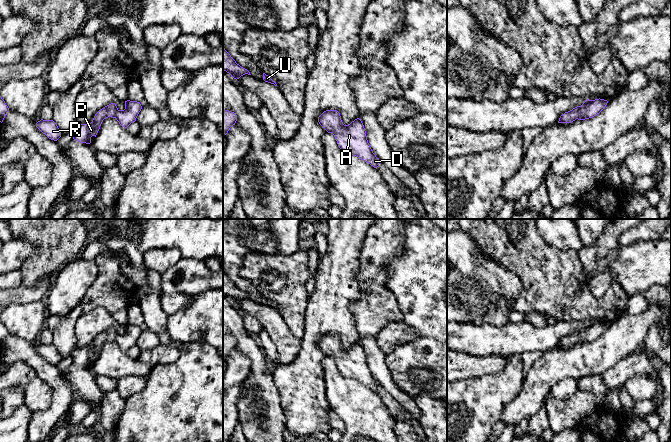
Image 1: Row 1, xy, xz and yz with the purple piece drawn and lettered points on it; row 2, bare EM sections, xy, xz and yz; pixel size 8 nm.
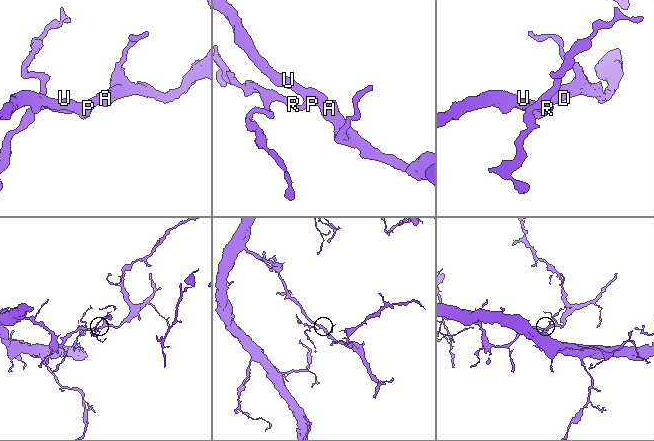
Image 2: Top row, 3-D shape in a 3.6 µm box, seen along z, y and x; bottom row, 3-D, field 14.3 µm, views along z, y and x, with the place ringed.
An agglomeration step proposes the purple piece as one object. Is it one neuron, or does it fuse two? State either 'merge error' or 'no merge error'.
no merge error

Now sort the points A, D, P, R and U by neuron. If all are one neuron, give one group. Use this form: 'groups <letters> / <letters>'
groups A D P R U

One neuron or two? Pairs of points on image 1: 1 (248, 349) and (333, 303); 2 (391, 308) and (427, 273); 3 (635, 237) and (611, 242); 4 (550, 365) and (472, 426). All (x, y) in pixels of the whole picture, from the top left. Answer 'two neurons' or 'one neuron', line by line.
1: two neurons
2: two neurons
3: two neurons
4: two neurons

